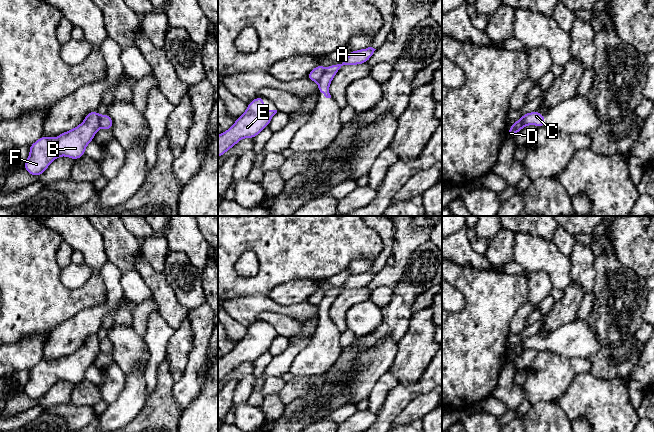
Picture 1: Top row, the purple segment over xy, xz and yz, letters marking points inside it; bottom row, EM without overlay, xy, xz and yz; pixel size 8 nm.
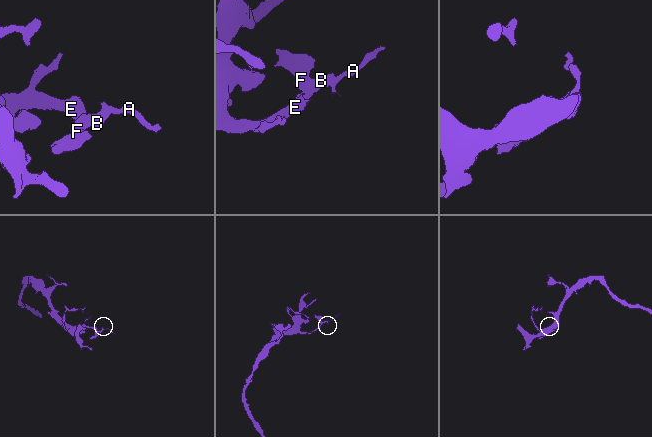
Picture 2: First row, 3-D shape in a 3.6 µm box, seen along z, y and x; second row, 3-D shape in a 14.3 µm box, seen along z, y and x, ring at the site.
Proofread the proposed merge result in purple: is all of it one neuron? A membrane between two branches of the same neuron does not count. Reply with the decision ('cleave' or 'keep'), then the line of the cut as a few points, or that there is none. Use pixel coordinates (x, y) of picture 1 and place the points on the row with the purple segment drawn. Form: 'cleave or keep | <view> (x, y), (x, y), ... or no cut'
cleave | xy (98, 115), (100, 127)

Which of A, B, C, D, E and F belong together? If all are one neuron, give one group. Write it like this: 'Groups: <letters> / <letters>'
Groups: A C / B D E F

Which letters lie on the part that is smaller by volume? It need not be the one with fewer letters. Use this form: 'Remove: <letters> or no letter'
Remove: A, C

